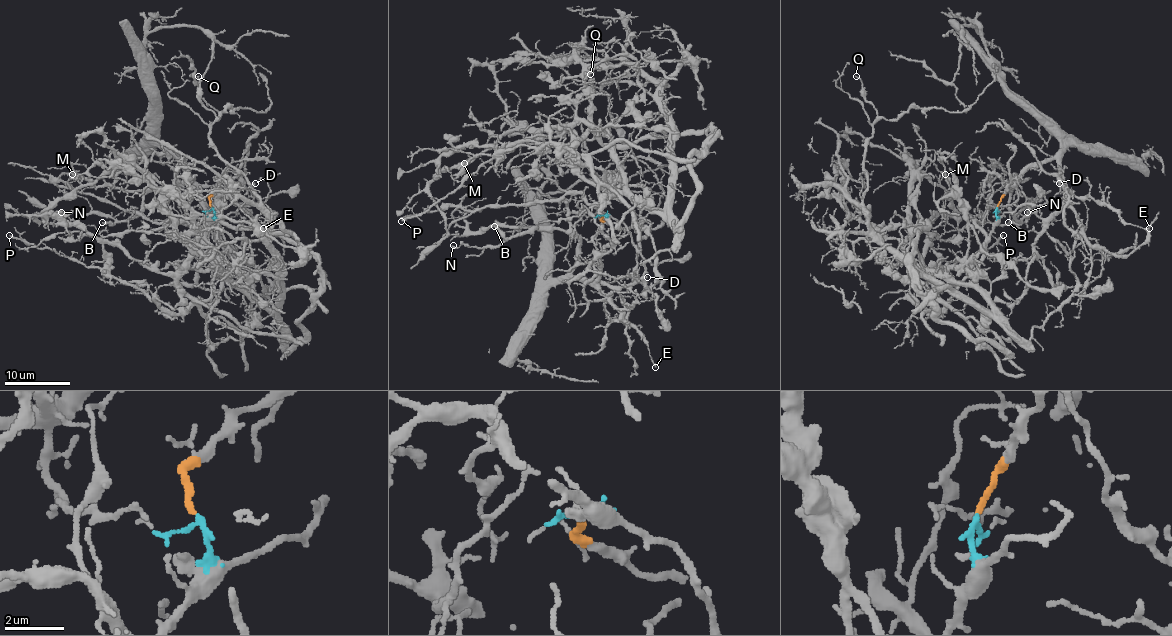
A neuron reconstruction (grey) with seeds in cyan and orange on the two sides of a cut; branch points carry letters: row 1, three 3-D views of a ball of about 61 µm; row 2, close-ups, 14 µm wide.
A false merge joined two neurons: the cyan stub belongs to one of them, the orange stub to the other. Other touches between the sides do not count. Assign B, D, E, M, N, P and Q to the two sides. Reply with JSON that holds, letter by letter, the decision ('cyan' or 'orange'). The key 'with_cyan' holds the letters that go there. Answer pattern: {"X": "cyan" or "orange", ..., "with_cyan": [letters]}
{"B": "orange", "D": "orange", "E": "orange", "M": "cyan", "N": "orange", "P": "cyan", "Q": "cyan", "with_cyan": ["M", "P", "Q"]}

